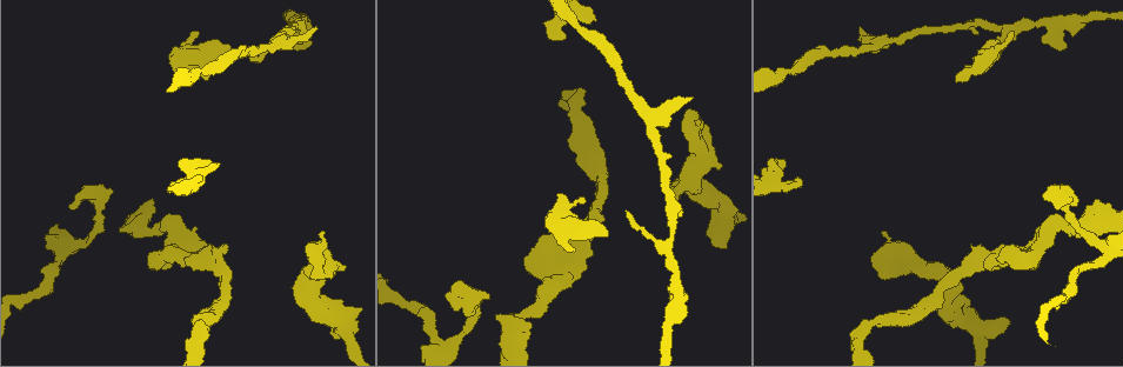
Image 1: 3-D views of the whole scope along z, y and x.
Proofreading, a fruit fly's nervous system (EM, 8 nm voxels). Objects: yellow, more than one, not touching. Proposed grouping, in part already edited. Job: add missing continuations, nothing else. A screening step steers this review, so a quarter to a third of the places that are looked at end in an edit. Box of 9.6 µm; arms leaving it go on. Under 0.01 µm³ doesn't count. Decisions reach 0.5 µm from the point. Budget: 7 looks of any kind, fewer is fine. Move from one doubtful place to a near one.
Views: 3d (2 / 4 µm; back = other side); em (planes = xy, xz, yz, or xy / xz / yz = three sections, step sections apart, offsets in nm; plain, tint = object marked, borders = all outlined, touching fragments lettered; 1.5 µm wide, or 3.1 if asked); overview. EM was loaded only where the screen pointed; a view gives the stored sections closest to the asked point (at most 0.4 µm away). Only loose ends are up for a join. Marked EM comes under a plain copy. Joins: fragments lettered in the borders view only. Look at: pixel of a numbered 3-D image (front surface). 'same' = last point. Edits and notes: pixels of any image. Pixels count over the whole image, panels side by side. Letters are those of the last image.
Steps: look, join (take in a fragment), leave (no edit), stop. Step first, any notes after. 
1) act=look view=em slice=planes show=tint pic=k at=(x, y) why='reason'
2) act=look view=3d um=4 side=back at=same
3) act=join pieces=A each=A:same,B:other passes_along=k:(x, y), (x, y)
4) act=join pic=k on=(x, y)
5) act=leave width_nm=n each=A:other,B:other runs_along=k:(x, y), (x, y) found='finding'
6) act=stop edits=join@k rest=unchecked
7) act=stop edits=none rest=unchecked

act=look view=3d um=2 pic=1 at=(692, 97) why='free end'

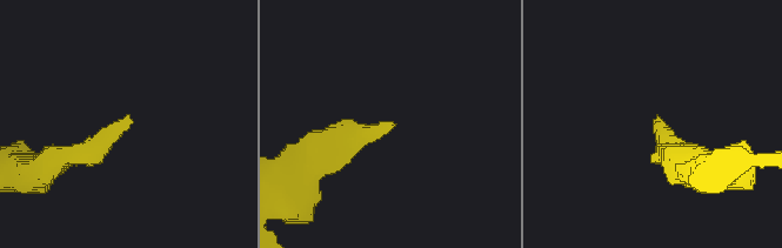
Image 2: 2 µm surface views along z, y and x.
act=look view=em slice=xz step=8 show=tint pic=2 at=(658, 118)

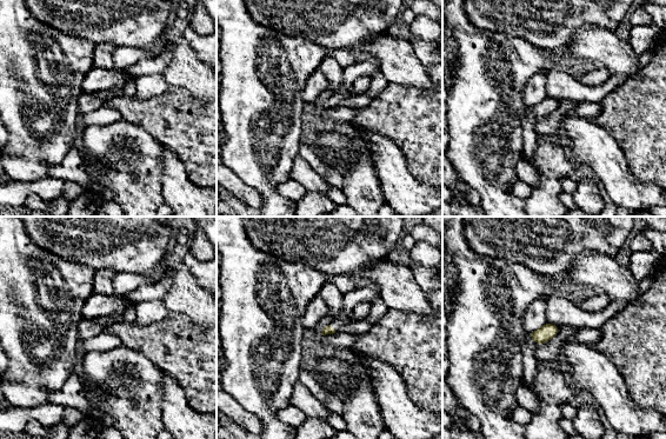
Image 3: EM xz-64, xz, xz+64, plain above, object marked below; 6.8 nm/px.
act=look view=em slice=planes show=borders at=same

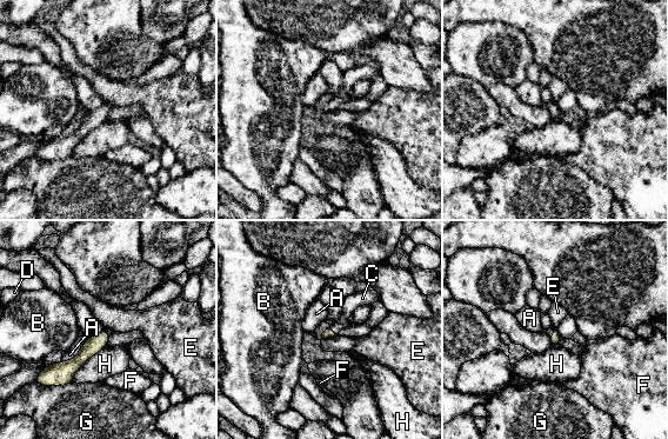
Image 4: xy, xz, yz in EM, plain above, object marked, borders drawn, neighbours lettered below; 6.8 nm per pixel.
act=join pieces=C each=A:other,B:other,C:same,D:other,E:other,F:other,G:other,H:other found='the neuron continues'

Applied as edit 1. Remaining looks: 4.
act=look view=overview

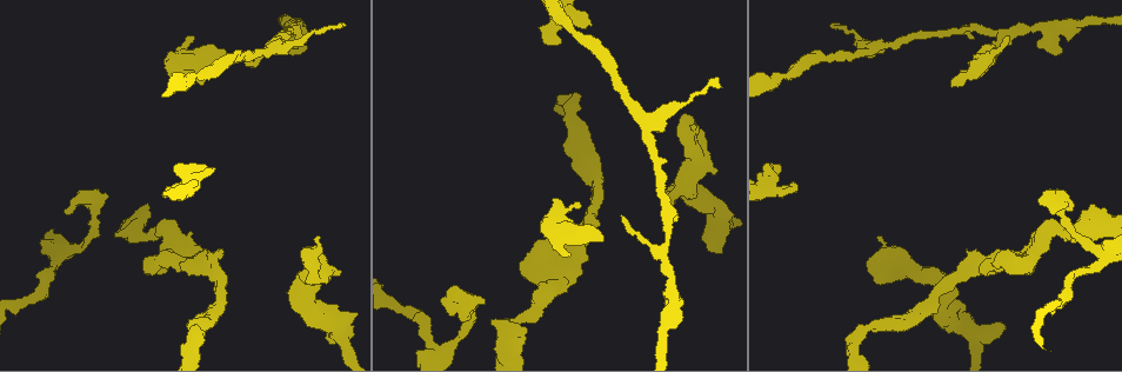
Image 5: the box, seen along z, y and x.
act=look view=3d um=4 pic=5 at=(568, 253) why='an open end'

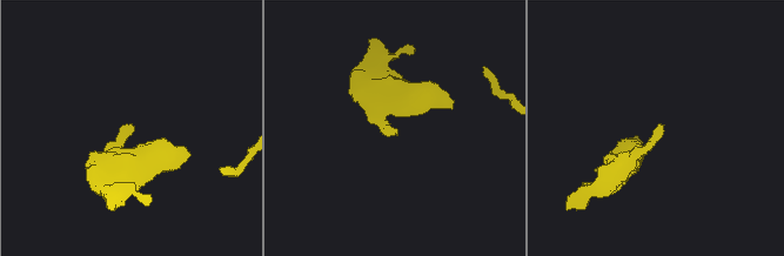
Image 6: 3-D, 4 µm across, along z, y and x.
act=look view=em slice=xz step=4 show=borders pic=6 at=(393, 134) why='shape alone is not enough'

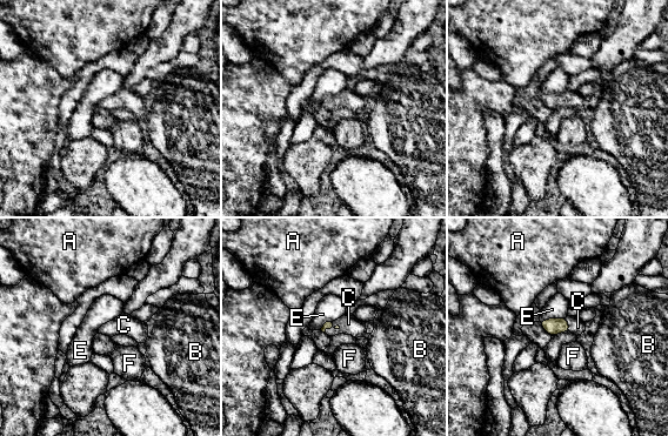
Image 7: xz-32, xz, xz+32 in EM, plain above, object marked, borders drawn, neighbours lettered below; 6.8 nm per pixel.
act=look view=em slice=yz step=8 show=borders at=same

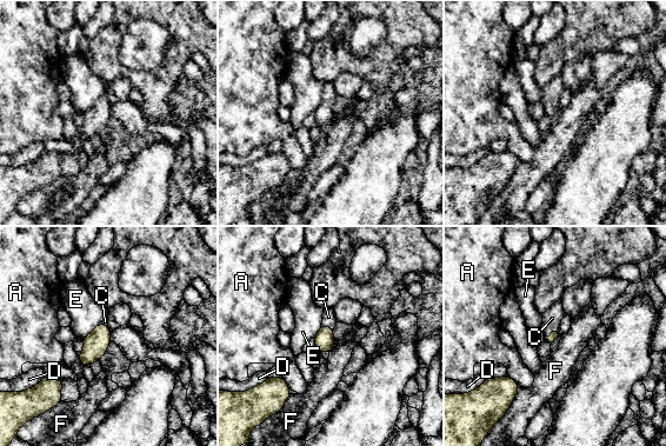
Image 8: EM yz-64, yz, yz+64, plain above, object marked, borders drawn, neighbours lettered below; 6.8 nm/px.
act=join pieces=C each=A:other,C:same,D:other,E:other,F:other passes_along=8:(555, 333), (551, 332), (552, 318) found='it goes on there'

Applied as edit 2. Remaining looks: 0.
act=stop edits=join@4,join@8 rest=unchecked

